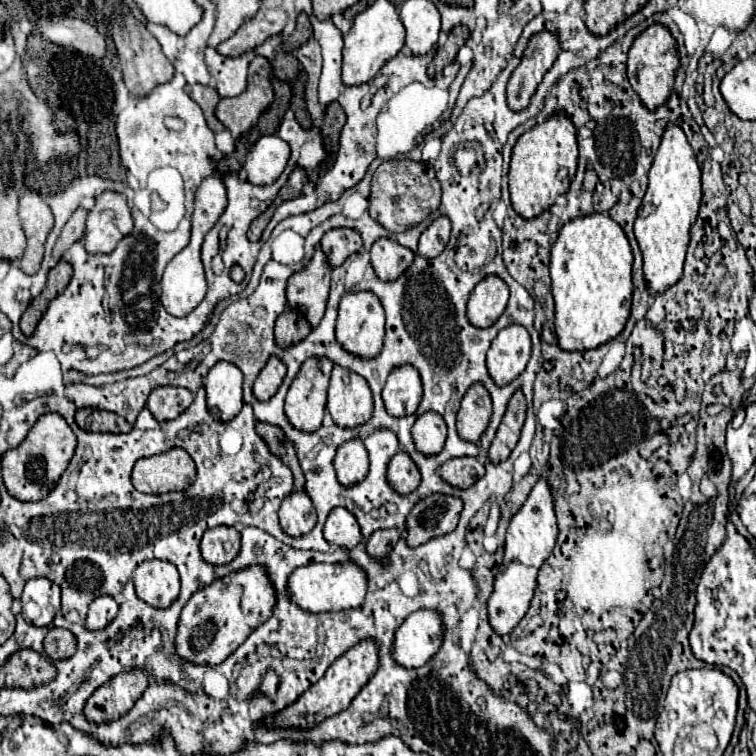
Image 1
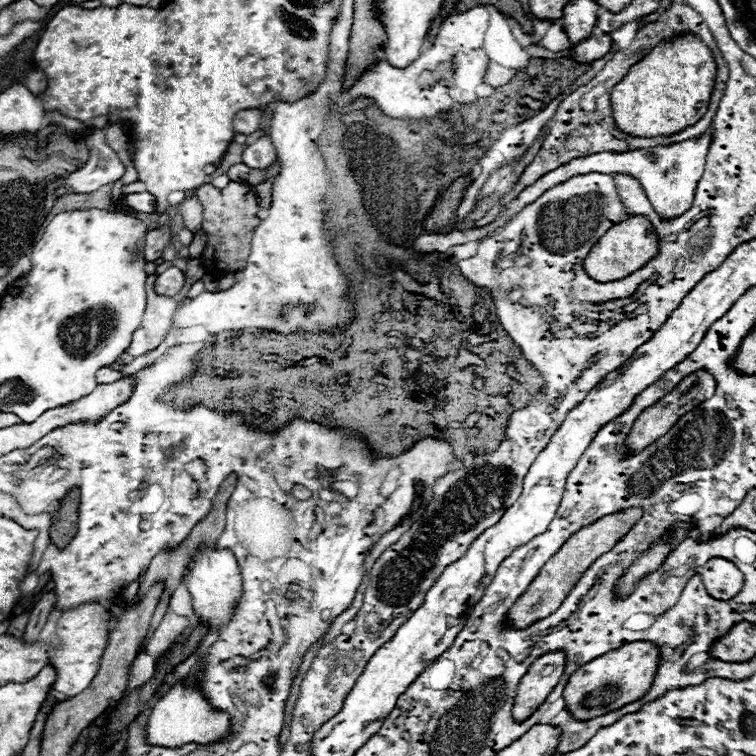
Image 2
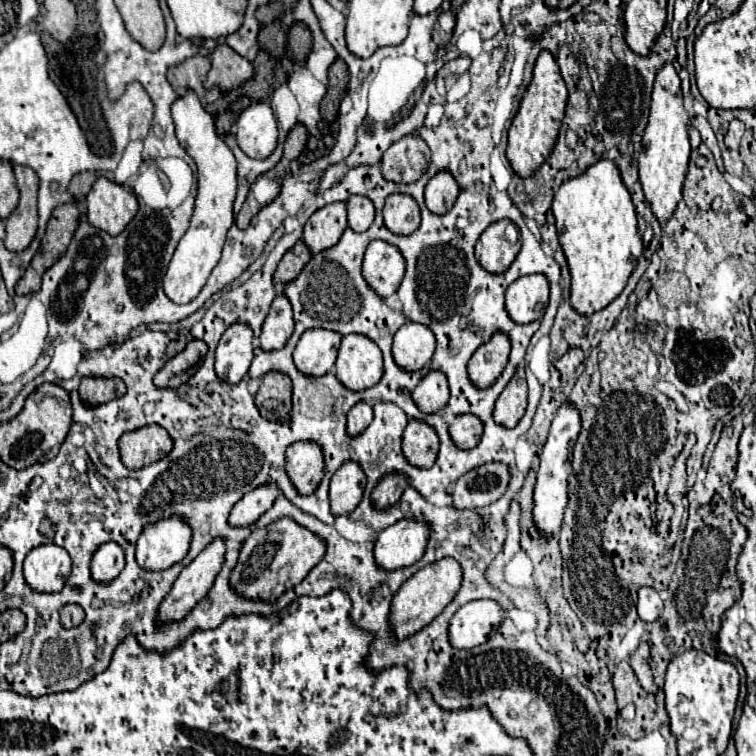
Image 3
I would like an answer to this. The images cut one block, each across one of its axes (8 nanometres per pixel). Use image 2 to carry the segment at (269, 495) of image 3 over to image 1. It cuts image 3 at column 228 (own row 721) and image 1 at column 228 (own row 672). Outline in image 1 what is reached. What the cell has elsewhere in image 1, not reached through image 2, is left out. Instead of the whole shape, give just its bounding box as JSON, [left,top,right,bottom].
[202,526,240,564]

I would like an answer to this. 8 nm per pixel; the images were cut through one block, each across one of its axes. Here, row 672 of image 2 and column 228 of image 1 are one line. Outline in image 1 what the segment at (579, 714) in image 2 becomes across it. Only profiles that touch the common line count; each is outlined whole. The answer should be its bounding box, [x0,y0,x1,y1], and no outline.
[176,564,276,666]

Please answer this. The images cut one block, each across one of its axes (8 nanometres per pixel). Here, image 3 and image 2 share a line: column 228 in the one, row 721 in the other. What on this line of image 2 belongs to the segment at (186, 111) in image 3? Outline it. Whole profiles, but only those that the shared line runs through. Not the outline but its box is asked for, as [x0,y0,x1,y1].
[148,686,228,746]

